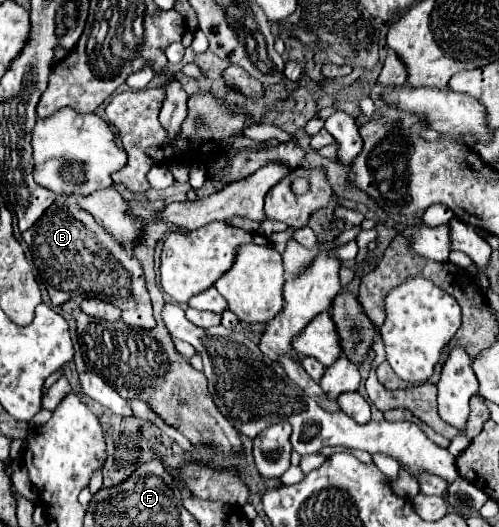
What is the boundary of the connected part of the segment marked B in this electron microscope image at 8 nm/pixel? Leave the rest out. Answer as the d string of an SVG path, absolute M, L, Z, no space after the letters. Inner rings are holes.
M56 198L54 204L46 210L46 214L42 214L42 218L30 230L24 232L24 242L32 252L32 260L40 272L40 280L46 286L54 306L60 306L66 300L76 298L98 298L104 302L112 302L114 306L120 306L122 320L128 326L144 330L156 326L140 262L132 254L122 250L122 246L118 246L118 242L114 242L114 238L110 238L110 234L106 234L106 230L102 230L102 226L98 226L98 222L94 222L90 214L78 208L76 198Z

